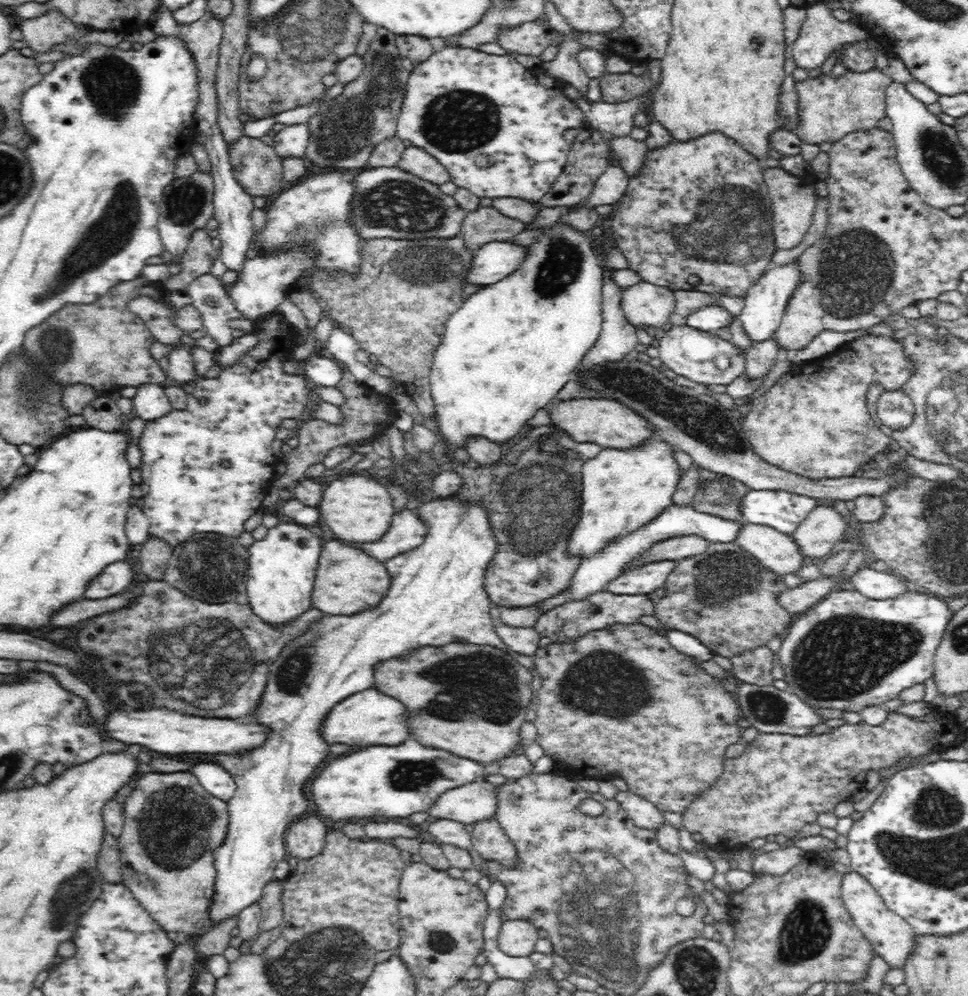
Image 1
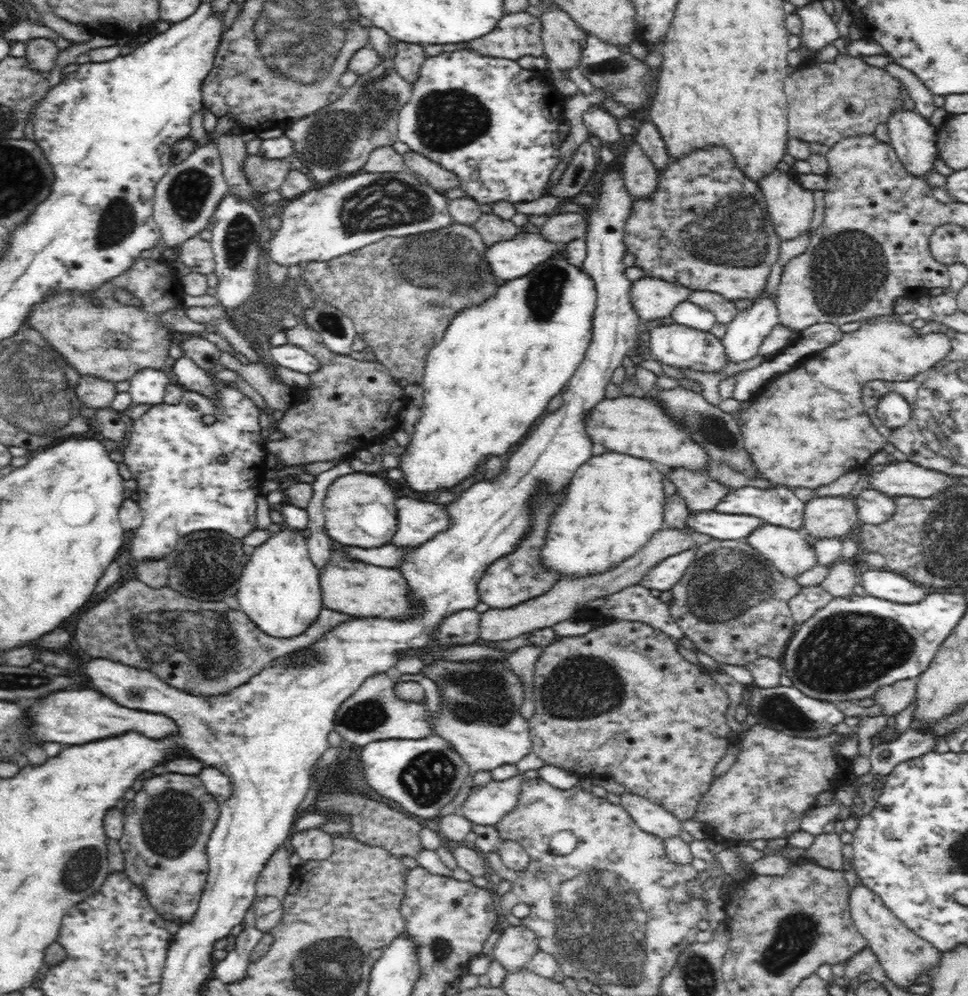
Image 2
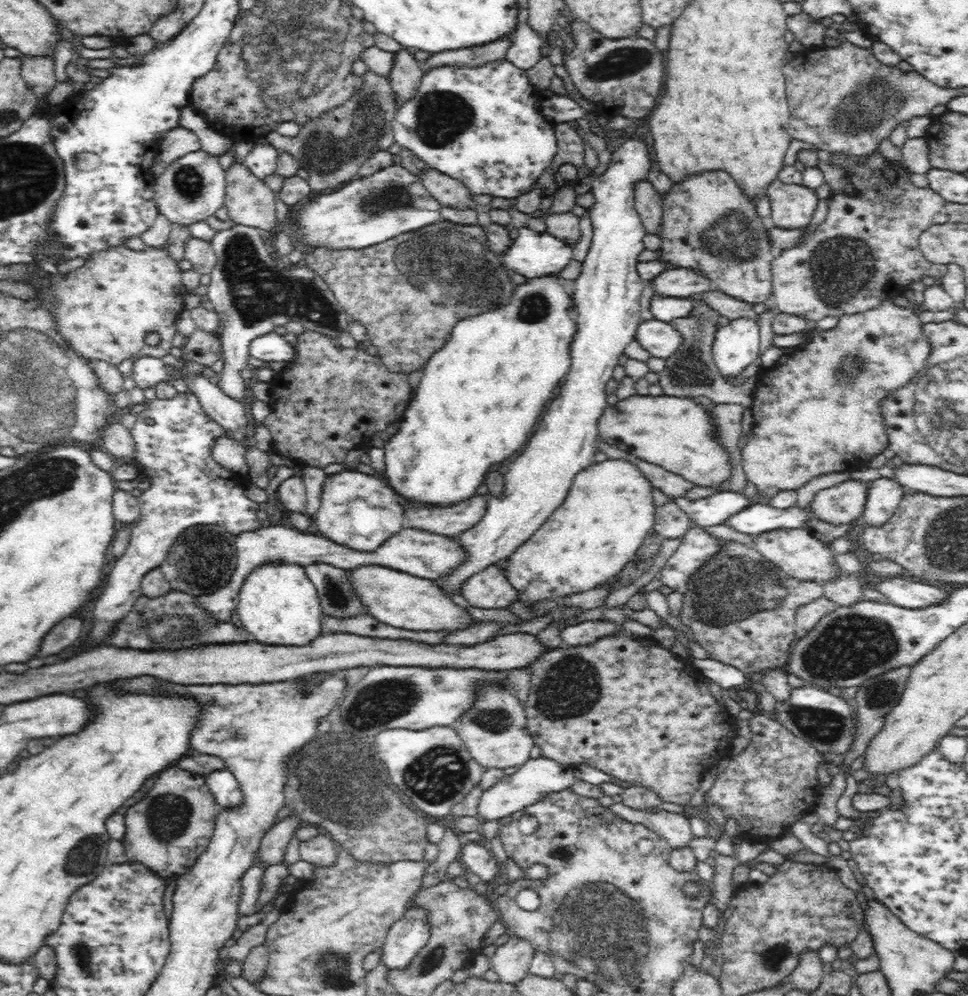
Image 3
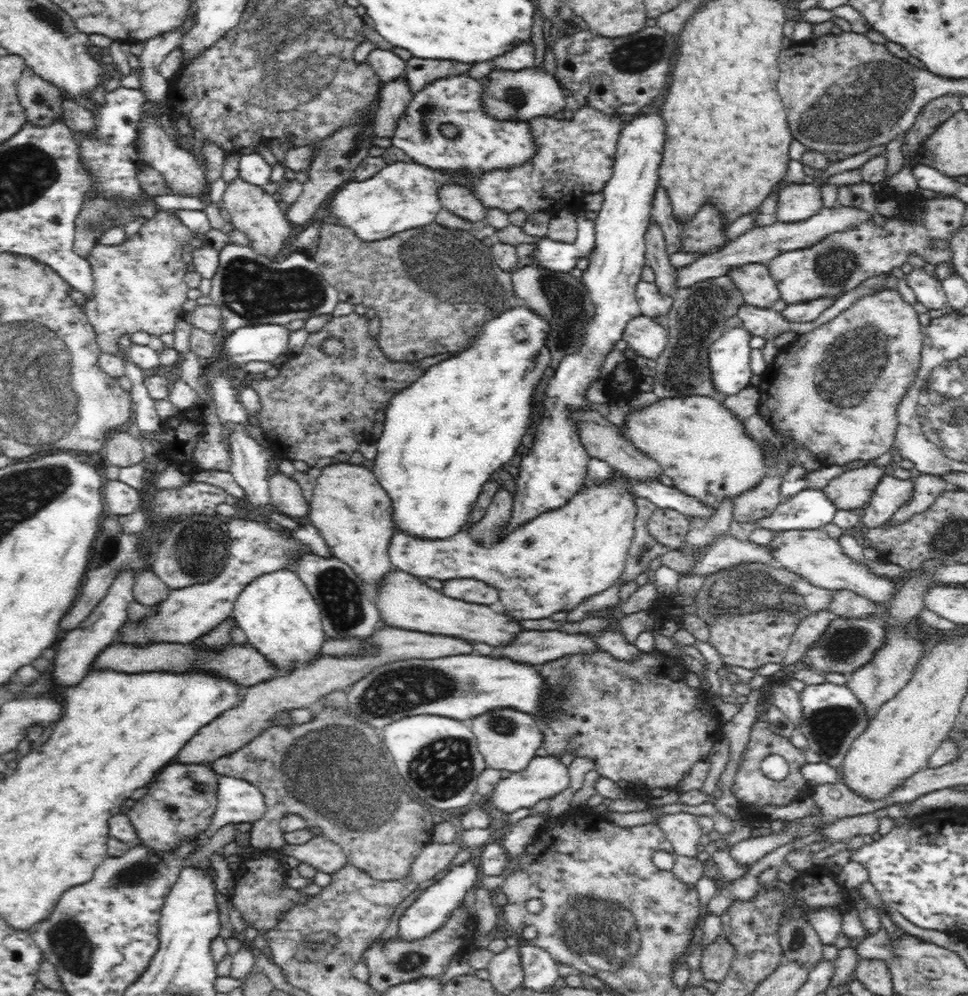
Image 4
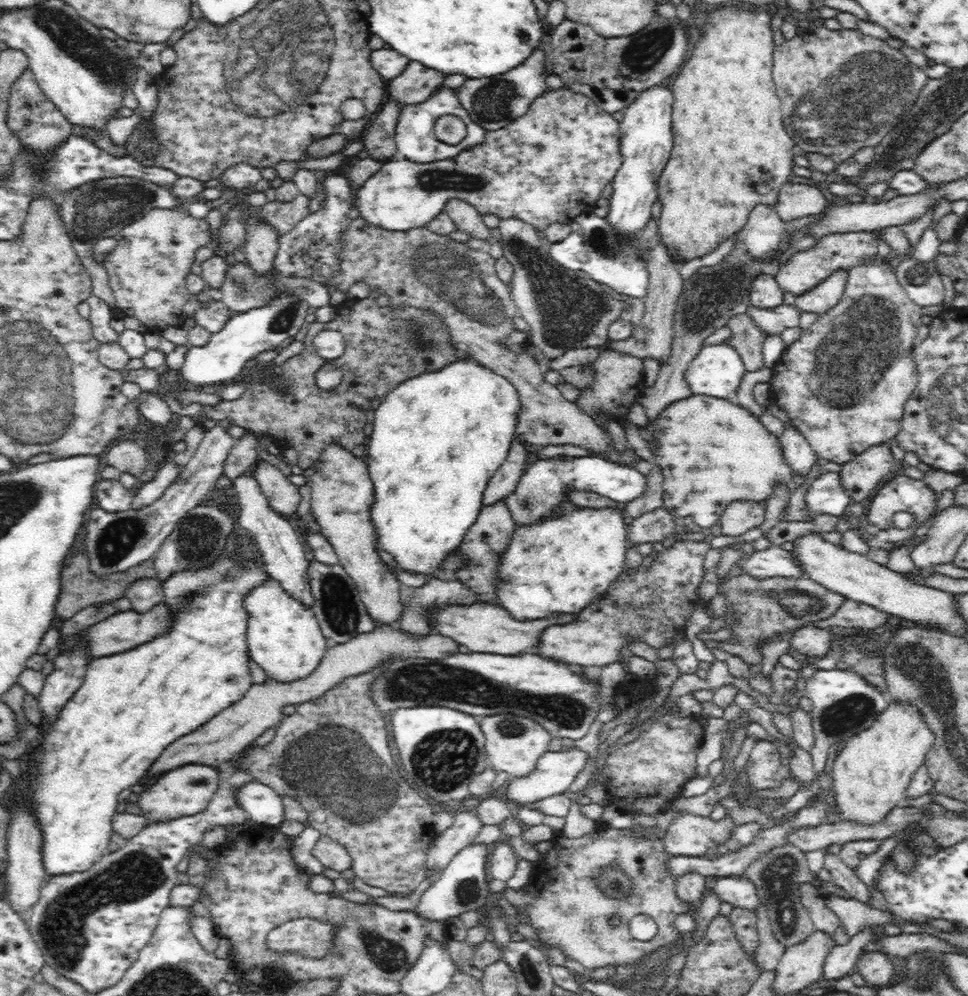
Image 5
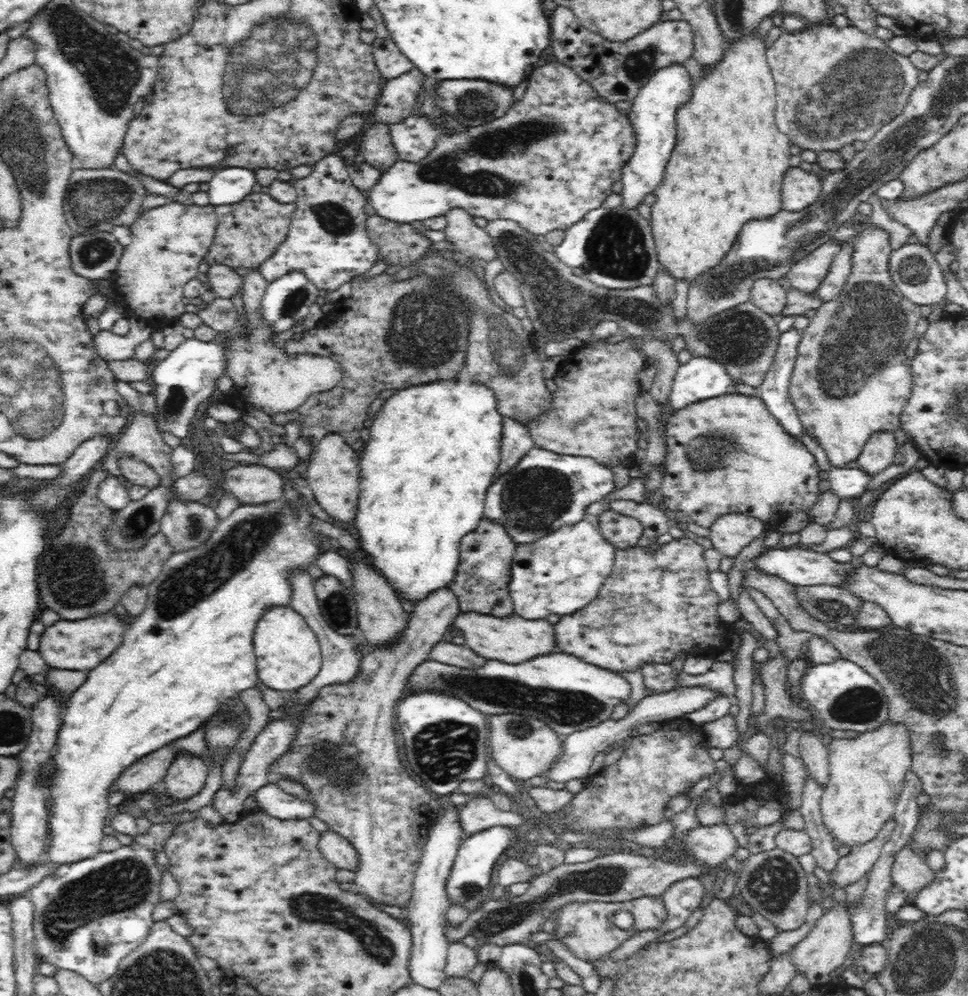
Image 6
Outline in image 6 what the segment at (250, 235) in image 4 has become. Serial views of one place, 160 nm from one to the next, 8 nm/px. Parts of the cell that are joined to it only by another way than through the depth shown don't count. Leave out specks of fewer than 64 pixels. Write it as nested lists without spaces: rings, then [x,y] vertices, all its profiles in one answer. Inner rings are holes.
[[[249,269],[248,274],[243,276],[244,333],[236,336],[222,334],[220,339],[226,357],[224,375],[232,379],[234,390],[218,396],[237,409],[253,406],[273,418],[280,411],[296,410],[311,394],[335,389],[340,378],[343,378],[343,368],[339,362],[328,356],[309,352],[288,354],[286,349],[275,341],[278,332],[269,326],[261,314],[266,290],[266,279],[260,275],[258,269]]]

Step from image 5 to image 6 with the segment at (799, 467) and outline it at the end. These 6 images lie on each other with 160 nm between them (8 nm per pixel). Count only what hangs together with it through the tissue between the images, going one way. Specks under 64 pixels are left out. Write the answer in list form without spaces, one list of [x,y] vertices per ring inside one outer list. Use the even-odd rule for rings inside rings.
[[[794,325],[782,332],[778,348],[770,368],[765,372],[764,380],[755,390],[766,403],[775,419],[788,434],[801,439],[803,424],[797,416],[795,406],[788,394],[789,378],[795,366],[797,348],[801,341],[802,330]]]

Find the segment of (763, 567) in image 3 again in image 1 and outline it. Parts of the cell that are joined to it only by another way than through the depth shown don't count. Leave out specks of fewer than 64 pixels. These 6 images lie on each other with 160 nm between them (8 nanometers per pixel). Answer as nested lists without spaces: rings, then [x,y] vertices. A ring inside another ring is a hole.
[[[736,542],[711,543],[702,554],[680,559],[668,575],[664,588],[665,596],[655,604],[655,617],[666,628],[694,636],[714,655],[730,659],[756,648],[764,648],[775,637],[782,639],[795,617],[777,601],[778,595],[788,589],[781,575],[766,569]]]

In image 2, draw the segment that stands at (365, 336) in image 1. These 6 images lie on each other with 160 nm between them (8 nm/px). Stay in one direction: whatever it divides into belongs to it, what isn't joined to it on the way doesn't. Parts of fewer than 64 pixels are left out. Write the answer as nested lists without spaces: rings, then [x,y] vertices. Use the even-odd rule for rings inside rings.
[[[453,224],[439,232],[386,237],[326,262],[308,262],[301,275],[318,298],[351,319],[357,334],[367,342],[368,354],[372,354],[375,362],[384,365],[394,378],[403,383],[421,384],[427,354],[440,342],[453,316],[466,306],[472,306],[472,302],[488,298],[488,294],[496,290],[496,277],[485,260],[487,248],[473,226]]]

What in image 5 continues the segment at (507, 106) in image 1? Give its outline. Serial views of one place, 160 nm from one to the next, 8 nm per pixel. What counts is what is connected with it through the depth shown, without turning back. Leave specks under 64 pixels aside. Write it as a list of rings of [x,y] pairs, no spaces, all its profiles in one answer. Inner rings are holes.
[[[441,88],[437,89],[424,102],[415,105],[406,105],[401,109],[400,116],[395,128],[395,143],[397,157],[408,159],[414,163],[430,163],[436,160],[452,159],[467,150],[470,146],[480,145],[484,141],[484,127],[472,120],[471,115],[460,105],[459,99],[456,98],[456,89]],[[445,114],[458,116],[466,125],[466,136],[458,144],[448,144],[440,141],[434,133],[436,120]]]

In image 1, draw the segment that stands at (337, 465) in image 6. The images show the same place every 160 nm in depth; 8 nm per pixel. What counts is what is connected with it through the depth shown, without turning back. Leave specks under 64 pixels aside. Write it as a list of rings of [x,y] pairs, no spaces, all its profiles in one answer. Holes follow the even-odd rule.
[[[372,473],[368,476],[366,474],[349,474],[341,476],[328,486],[323,492],[324,498],[317,504],[319,510],[320,520],[330,528],[334,538],[346,542],[362,542],[371,543],[378,542],[387,530],[390,528],[392,519],[395,514],[393,507],[393,498],[388,492],[387,487],[378,480],[378,475]]]

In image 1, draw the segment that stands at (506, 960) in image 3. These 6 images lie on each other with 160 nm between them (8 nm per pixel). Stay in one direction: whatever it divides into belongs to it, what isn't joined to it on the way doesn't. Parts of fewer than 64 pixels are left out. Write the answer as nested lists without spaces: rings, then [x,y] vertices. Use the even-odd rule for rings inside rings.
[[[508,920],[499,932],[498,947],[512,957],[529,957],[534,952],[540,931],[524,920]]]

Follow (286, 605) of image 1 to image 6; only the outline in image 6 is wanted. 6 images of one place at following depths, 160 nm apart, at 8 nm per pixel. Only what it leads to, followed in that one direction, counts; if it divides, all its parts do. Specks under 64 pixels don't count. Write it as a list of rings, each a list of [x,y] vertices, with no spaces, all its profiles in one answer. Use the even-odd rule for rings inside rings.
[[[272,606],[261,616],[253,634],[259,683],[287,694],[308,685],[322,668],[319,640],[305,618],[291,606]]]

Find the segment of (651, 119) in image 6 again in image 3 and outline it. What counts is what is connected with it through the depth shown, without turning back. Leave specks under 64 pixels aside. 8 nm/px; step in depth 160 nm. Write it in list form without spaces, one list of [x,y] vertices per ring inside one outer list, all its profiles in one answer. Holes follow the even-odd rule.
[[[634,136],[628,138],[620,146],[615,148],[612,159],[604,174],[592,178],[591,193],[596,203],[589,209],[589,218],[594,227],[592,243],[582,262],[582,270],[578,278],[574,280],[575,300],[578,304],[578,318],[576,318],[576,333],[572,336],[571,346],[568,351],[571,354],[571,366],[568,368],[564,385],[560,386],[558,396],[547,402],[544,414],[535,425],[534,434],[529,437],[526,448],[511,464],[510,469],[502,476],[503,494],[500,497],[487,496],[487,509],[480,522],[456,536],[459,544],[463,546],[467,558],[460,566],[456,566],[451,573],[442,577],[440,586],[448,594],[456,594],[472,574],[480,572],[490,565],[496,565],[499,561],[508,558],[514,550],[528,540],[548,520],[552,512],[558,508],[569,493],[574,477],[581,470],[594,464],[597,448],[595,441],[598,436],[597,422],[606,408],[606,394],[604,386],[612,378],[612,370],[618,366],[618,356],[624,352],[624,348],[635,338],[636,328],[642,321],[640,312],[640,298],[645,288],[645,281],[640,278],[637,271],[638,256],[645,250],[644,237],[647,235],[636,209],[636,186],[647,180],[648,174],[654,168],[653,156],[645,141],[645,137]]]

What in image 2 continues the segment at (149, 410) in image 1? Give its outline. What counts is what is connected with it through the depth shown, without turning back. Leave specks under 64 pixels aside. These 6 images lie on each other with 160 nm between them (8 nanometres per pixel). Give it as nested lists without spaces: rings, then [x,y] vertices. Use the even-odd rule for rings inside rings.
[[[144,368],[138,370],[130,378],[129,393],[131,394],[132,404],[160,404],[163,402],[165,388],[168,386],[168,376],[164,368]]]

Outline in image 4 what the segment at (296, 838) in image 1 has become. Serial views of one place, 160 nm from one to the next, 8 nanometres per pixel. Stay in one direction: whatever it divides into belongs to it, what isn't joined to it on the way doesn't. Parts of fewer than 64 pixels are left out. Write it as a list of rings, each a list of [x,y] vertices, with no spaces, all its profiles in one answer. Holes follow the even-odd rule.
[[[318,833],[305,844],[294,845],[284,842],[280,847],[282,854],[294,856],[300,862],[328,874],[339,871],[349,862],[348,856],[345,856],[340,846]]]

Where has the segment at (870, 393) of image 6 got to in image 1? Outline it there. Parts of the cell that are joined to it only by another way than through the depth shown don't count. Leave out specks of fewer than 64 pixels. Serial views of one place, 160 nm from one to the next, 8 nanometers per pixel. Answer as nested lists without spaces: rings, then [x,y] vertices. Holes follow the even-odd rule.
[[[868,332],[838,352],[783,374],[769,390],[752,402],[750,411],[743,416],[741,425],[745,438],[762,460],[789,473],[817,481],[851,477],[856,470],[873,460],[875,454],[886,451],[891,441],[874,425],[868,414],[868,386],[878,382],[885,390],[898,390],[914,374],[915,368],[913,361],[904,353],[902,340]]]

